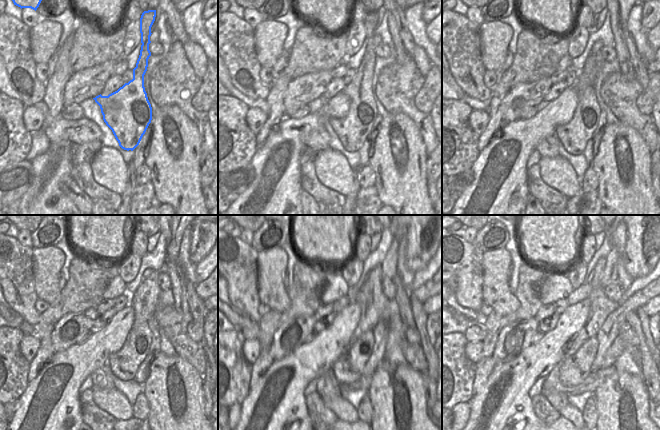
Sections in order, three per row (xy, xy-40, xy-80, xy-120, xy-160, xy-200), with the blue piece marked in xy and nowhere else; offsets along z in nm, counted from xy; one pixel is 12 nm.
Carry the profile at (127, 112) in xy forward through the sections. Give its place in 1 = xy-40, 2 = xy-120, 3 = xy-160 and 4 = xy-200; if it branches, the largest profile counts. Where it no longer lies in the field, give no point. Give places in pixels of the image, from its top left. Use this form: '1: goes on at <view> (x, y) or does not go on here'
1: goes on at xy-40 (352, 130)
2: goes on at xy-120 (124, 364)
3: goes on at xy-160 (348, 369)
4: goes on at xy-200 (574, 369)

